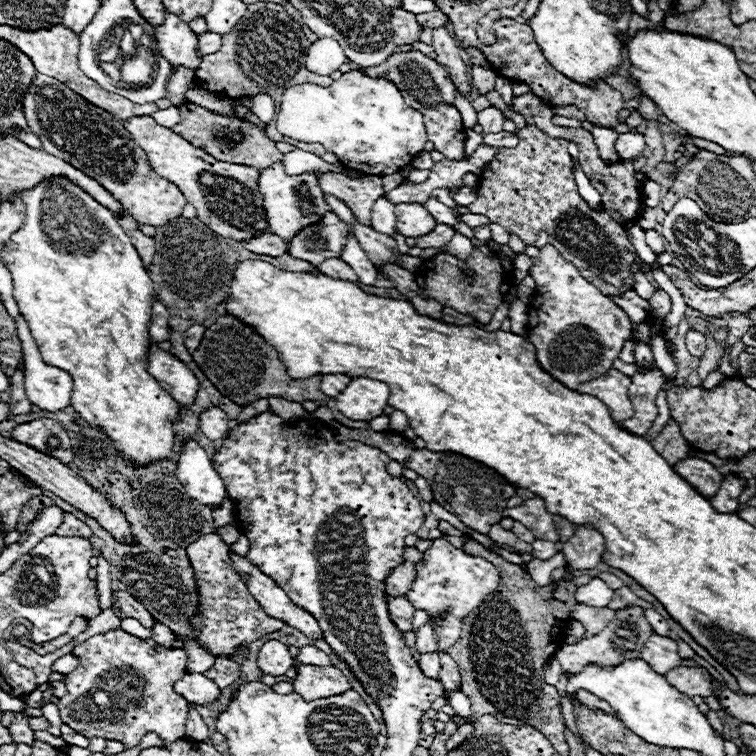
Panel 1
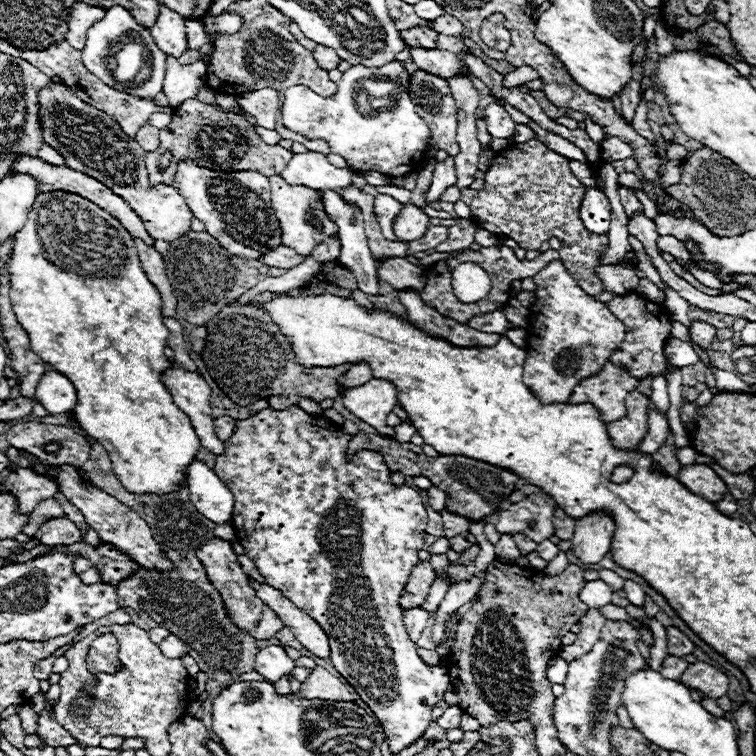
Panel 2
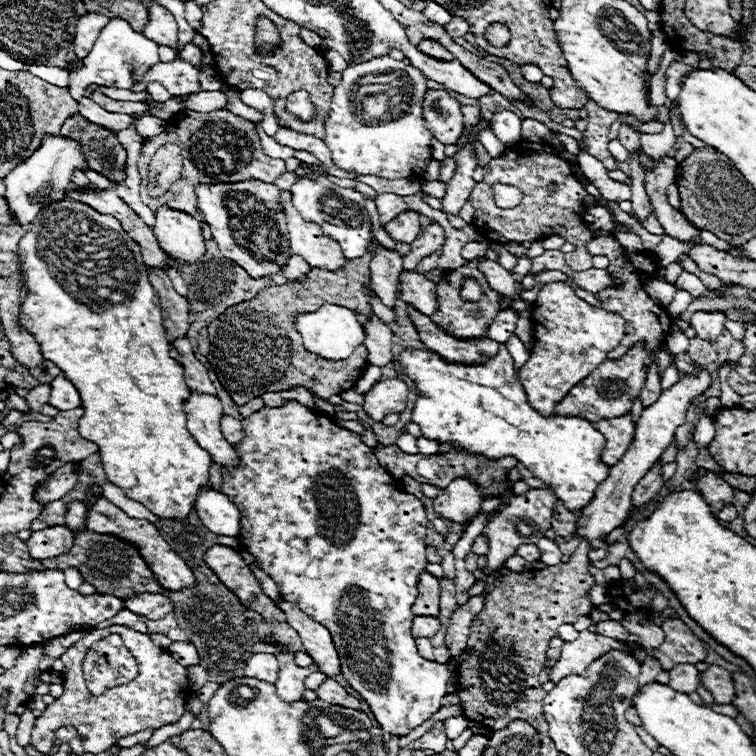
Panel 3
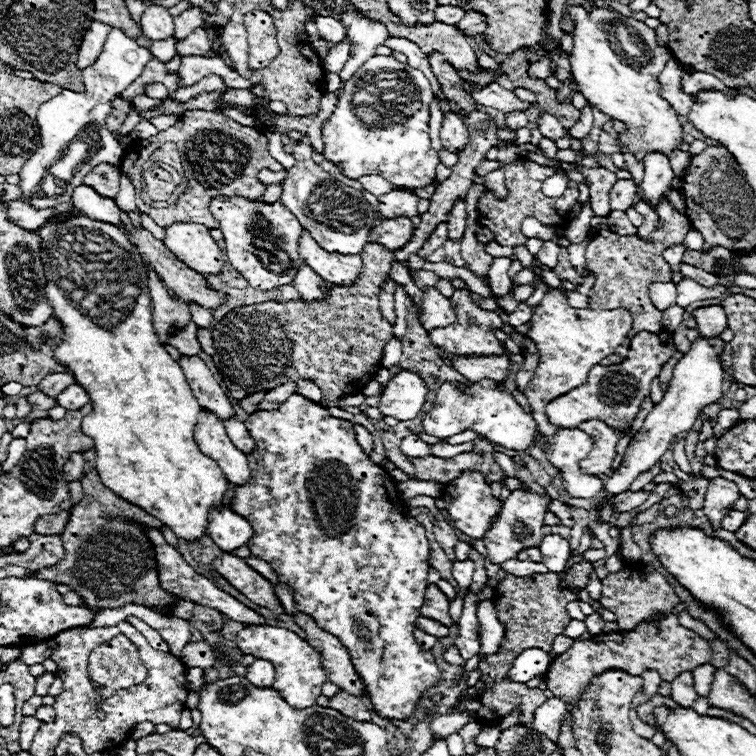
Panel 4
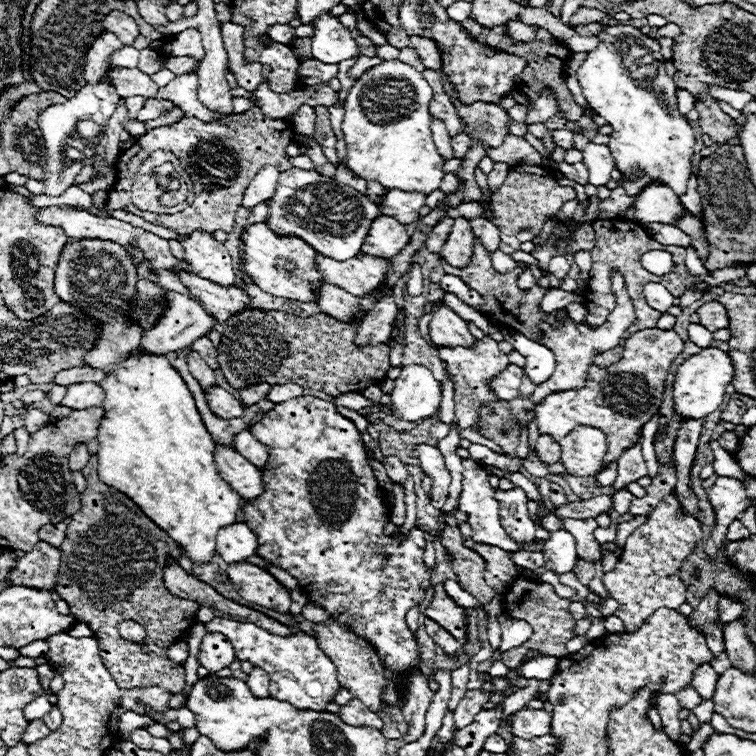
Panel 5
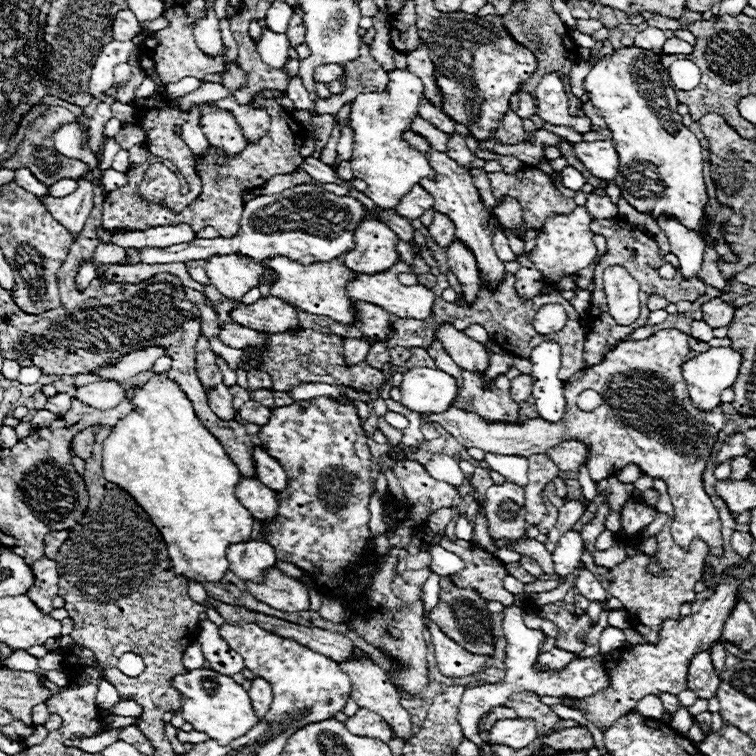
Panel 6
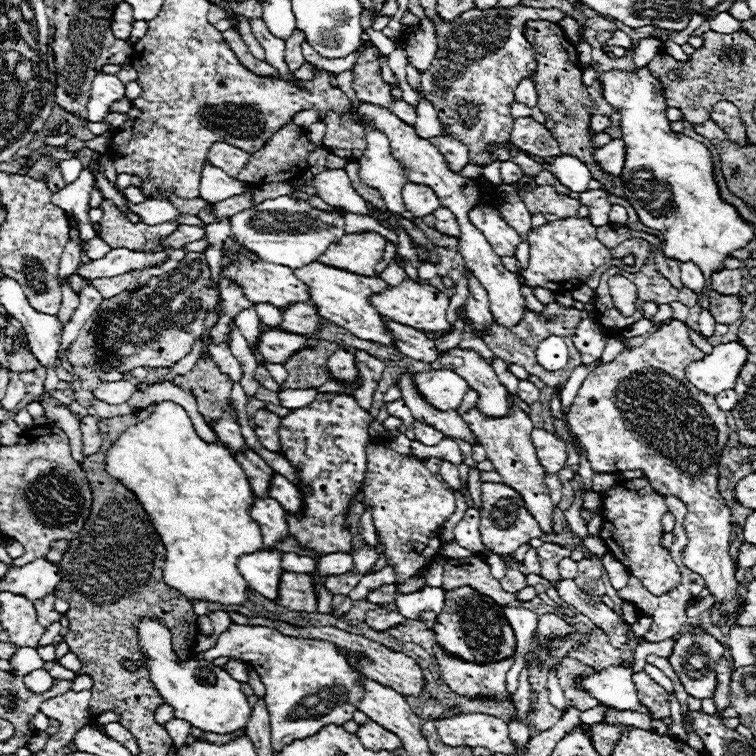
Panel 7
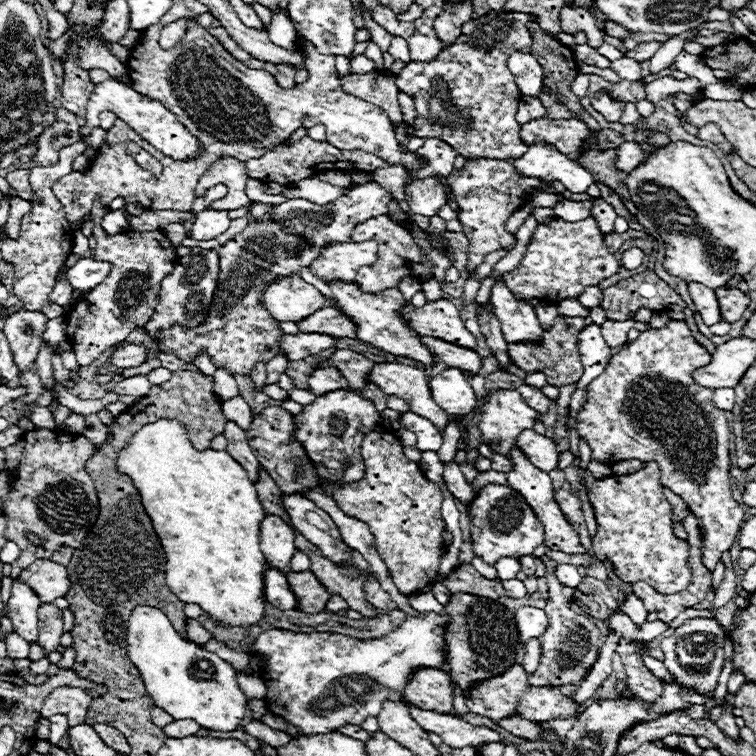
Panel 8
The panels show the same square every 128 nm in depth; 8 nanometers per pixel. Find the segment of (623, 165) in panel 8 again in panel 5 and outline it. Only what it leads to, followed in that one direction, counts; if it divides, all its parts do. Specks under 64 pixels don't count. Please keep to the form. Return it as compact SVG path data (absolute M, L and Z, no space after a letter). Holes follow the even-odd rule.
M552 130L552 138L554 138L556 146L560 146L560 148L564 148L564 150L574 148L574 146L572 146L572 132L570 132L570 130ZM586 144L586 148L582 148L584 154L584 164L590 172L590 184L594 186L602 186L610 180L610 172L614 170L614 158L610 154L608 146L600 146L600 144Z

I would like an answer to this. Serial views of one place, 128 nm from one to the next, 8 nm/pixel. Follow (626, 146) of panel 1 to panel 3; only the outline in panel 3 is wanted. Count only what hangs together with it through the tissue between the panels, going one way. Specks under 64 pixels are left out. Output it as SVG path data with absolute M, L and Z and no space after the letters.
M610 140L608 151L614 160L619 162L627 161L630 158L630 152L620 144L620 140Z

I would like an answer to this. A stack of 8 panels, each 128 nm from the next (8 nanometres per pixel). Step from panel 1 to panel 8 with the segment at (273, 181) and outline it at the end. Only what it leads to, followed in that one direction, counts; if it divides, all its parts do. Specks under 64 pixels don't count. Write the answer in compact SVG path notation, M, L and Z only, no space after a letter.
M446 298L426 302L422 308L416 308L410 300L404 300L402 318L420 336L434 336L472 350L476 346L476 338L464 328L464 322L458 316L458 308Z

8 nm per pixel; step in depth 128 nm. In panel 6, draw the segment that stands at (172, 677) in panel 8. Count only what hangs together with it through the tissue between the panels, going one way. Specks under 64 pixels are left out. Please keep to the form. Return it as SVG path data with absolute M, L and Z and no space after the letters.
M210 668L192 670L178 678L174 678L178 692L182 694L182 716L186 722L194 726L198 732L206 732L218 744L228 744L240 736L244 736L254 724L258 724L258 716L248 698L248 692L236 684L230 676L218 674Z

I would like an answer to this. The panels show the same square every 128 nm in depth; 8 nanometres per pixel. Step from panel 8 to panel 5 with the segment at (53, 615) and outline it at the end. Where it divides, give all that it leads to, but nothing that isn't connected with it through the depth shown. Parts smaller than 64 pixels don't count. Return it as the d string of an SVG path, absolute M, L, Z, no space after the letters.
M40 540L30 552L26 552L26 556L16 560L16 568L8 574L8 578L14 584L46 586L46 590L54 590L60 560L60 550Z

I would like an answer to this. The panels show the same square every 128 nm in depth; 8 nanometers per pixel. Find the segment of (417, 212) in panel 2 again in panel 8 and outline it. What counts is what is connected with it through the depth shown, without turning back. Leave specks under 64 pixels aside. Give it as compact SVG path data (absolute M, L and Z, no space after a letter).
M332 242L310 264L310 270L322 280L352 282L362 266L370 266L378 258L378 244L368 242Z

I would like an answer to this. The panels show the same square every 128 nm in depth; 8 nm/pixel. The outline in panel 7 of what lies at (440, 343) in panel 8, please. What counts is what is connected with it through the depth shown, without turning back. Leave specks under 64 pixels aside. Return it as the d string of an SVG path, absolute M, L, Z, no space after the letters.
M382 318L382 322L388 328L388 332L394 336L394 344L402 354L414 360L422 360L422 362L434 362L434 358L442 356L434 348L434 340L428 340L420 330L414 330L390 318Z

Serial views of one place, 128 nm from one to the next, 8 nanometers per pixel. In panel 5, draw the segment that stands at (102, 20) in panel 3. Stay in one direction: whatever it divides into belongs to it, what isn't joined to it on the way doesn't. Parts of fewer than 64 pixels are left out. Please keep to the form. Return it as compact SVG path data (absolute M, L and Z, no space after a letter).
M104 30L96 42L86 52L86 64L84 64L84 78L86 82L94 82L94 78L102 78L106 70L106 58L114 52L114 48L122 46L122 42L116 38L116 34Z

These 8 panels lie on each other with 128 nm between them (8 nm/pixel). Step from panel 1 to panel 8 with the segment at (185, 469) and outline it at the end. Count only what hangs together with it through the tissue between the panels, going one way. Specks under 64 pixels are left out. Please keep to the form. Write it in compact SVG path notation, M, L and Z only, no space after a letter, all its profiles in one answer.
M268 562L264 564L264 594L266 602L282 610L296 610L296 598L286 582L286 576Z

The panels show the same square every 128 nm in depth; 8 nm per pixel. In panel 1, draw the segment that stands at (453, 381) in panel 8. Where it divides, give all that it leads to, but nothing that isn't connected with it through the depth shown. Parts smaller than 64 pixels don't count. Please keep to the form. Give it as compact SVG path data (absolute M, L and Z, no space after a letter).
M354 378L350 384L334 398L336 408L350 420L366 420L380 416L384 406L388 406L390 388L388 384L374 378Z

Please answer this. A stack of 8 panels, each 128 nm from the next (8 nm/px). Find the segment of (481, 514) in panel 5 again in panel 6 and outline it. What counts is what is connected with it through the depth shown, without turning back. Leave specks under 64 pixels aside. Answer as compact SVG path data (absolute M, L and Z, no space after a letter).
M496 540L494 542L496 548L508 548L508 550L514 550L518 554L526 554L530 558L538 558L538 562L542 562L542 570L544 574L554 574L554 566L552 566L552 556L550 552L546 550L546 546L538 540L516 540L516 542L508 542L508 540Z

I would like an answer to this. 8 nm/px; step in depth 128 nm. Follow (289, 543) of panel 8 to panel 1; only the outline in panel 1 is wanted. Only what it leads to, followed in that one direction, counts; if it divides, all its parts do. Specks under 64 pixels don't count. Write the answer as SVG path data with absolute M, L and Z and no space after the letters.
M154 342L148 350L146 370L156 378L156 382L180 404L192 404L198 392L198 380L192 370L188 370L170 352L160 350Z

